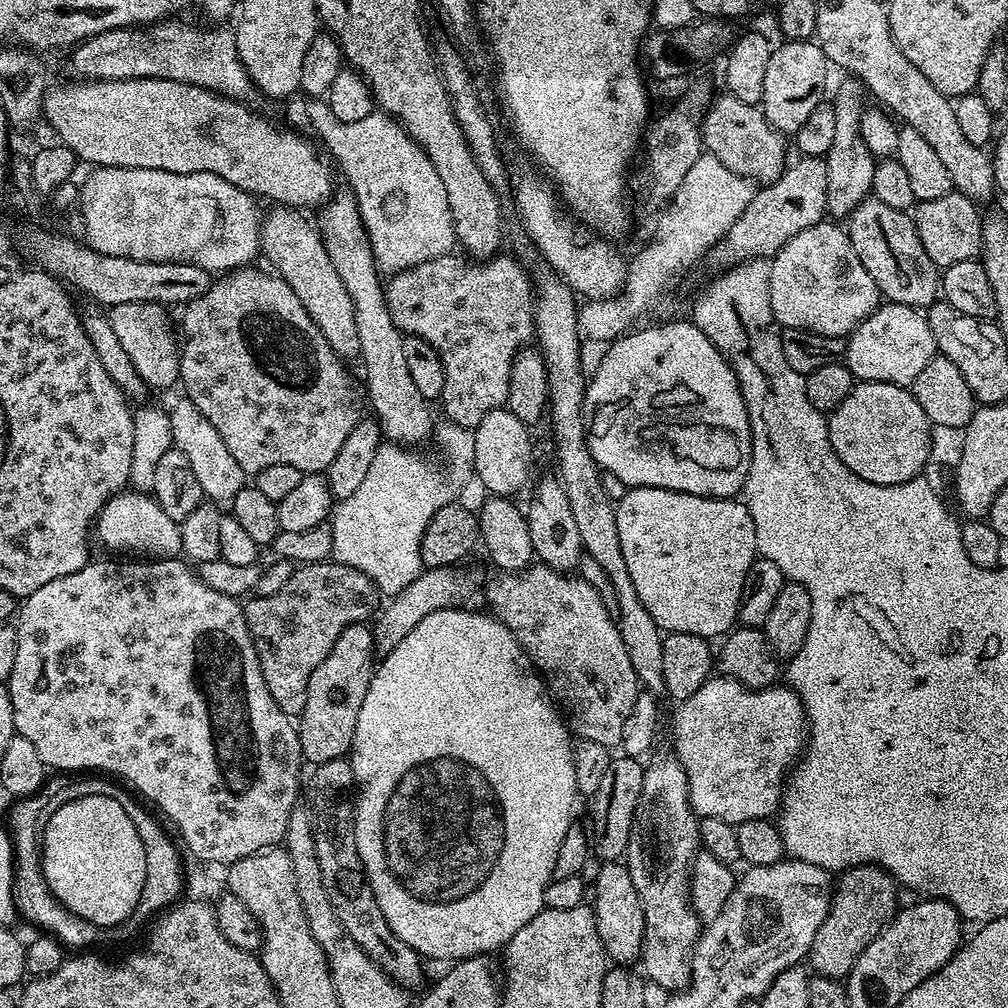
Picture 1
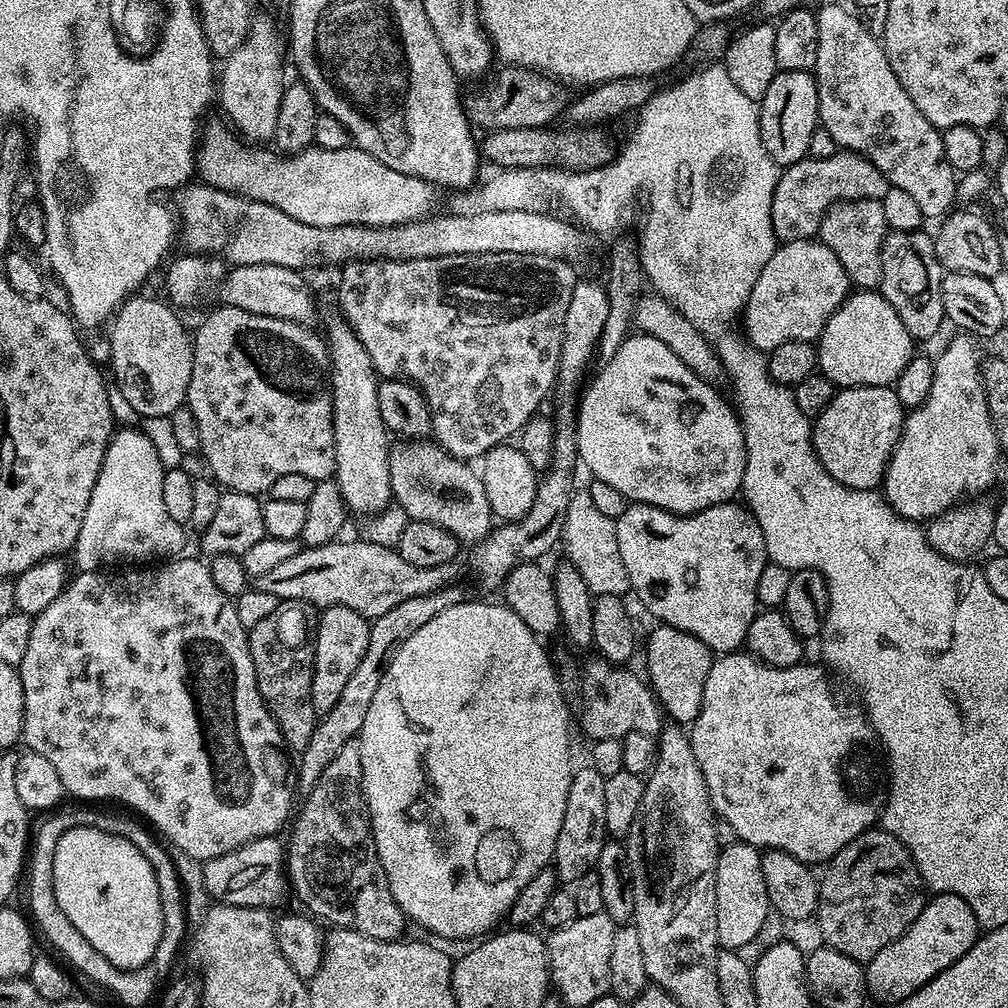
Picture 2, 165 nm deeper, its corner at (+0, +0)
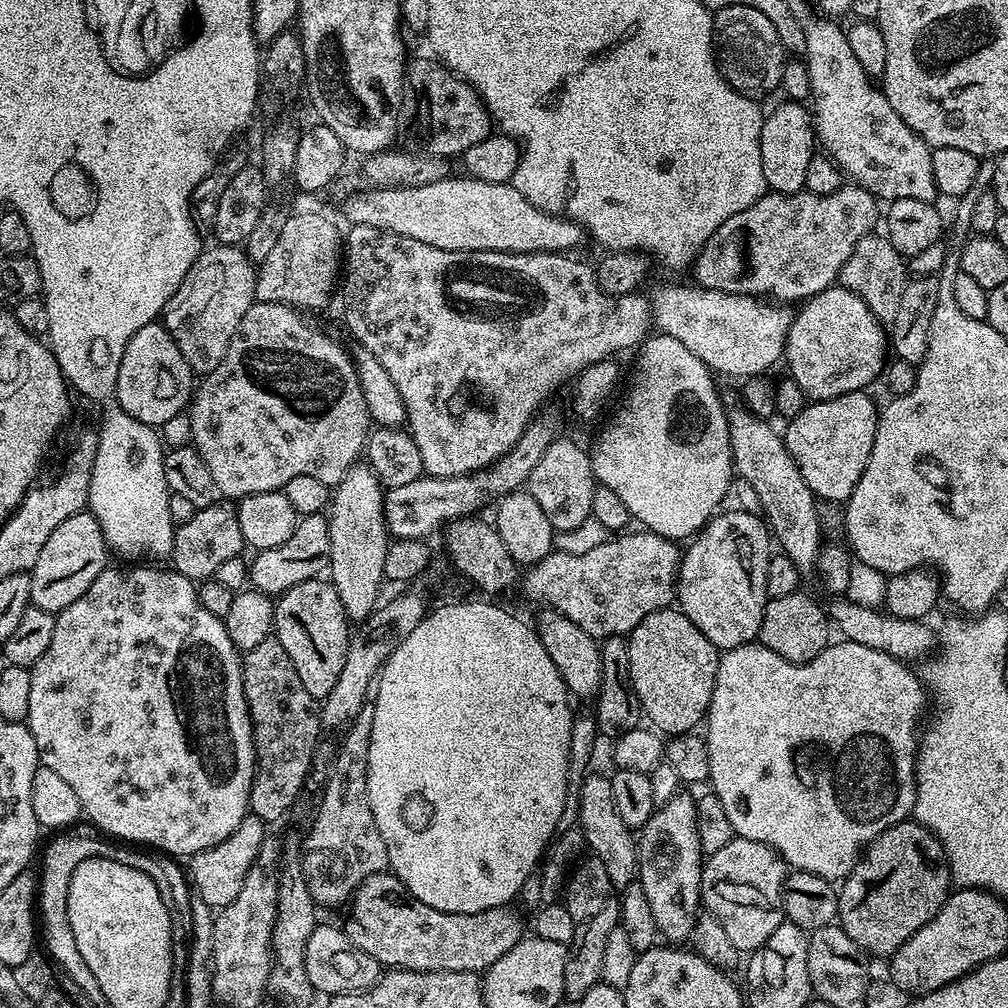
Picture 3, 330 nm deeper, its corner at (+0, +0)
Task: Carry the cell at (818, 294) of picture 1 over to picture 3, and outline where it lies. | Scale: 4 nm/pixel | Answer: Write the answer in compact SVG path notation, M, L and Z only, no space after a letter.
M668 284L665 288L656 288L650 292L650 307L652 310L652 317L657 329L663 335L670 338L678 338L678 342L682 342L682 346L686 346L686 350L690 350L694 355L700 359L703 364L708 367L713 373L719 374L721 372L724 376L740 376L739 378L747 378L750 376L758 376L767 373L767 368L772 368L776 363L781 363L782 357L785 355L788 347L788 331L792 326L793 313L787 312L787 307L781 306L776 302L769 302L767 299L758 296L739 296L738 294L730 294L729 292L718 292L713 288L702 288L699 286L691 286L684 284Z

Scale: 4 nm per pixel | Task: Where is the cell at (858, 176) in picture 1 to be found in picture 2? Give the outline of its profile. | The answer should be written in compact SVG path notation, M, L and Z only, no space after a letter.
M846 200L837 202L820 219L818 239L842 262L849 281L860 290L876 290L882 274L882 242L890 229L883 203L879 200Z

